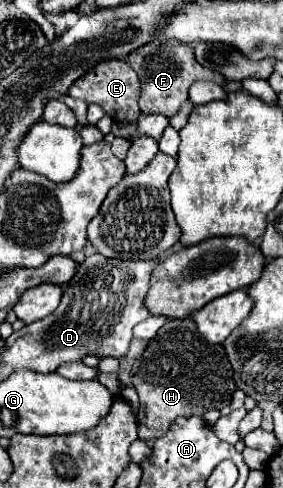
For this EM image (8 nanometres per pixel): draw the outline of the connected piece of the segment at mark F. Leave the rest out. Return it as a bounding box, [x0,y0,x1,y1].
[127,39,225,117]

